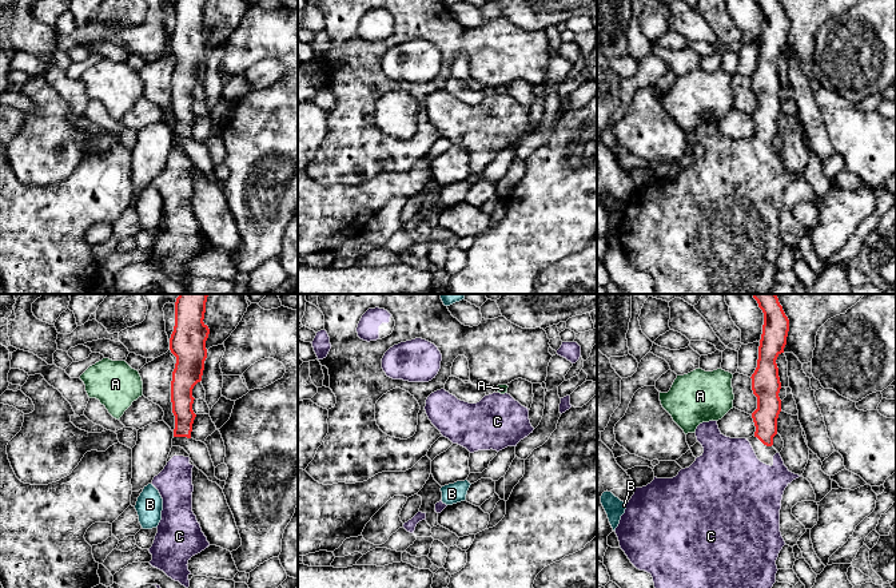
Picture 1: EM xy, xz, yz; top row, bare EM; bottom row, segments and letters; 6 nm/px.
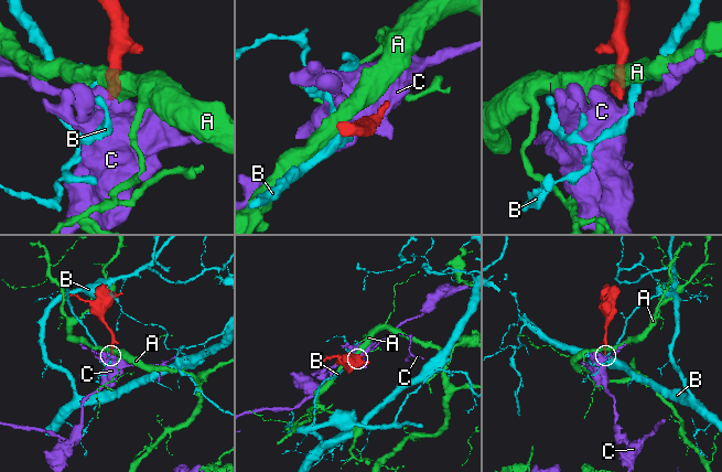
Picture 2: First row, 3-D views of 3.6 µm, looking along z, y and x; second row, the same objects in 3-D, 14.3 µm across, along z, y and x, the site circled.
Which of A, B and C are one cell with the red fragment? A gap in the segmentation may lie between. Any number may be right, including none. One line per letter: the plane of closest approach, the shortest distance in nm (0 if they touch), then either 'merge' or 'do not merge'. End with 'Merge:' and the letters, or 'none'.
A: yz | 110 nm | do not merge
B: xy | 320 nm | do not merge
C: yz | 50 nm | merge
Merge: C

